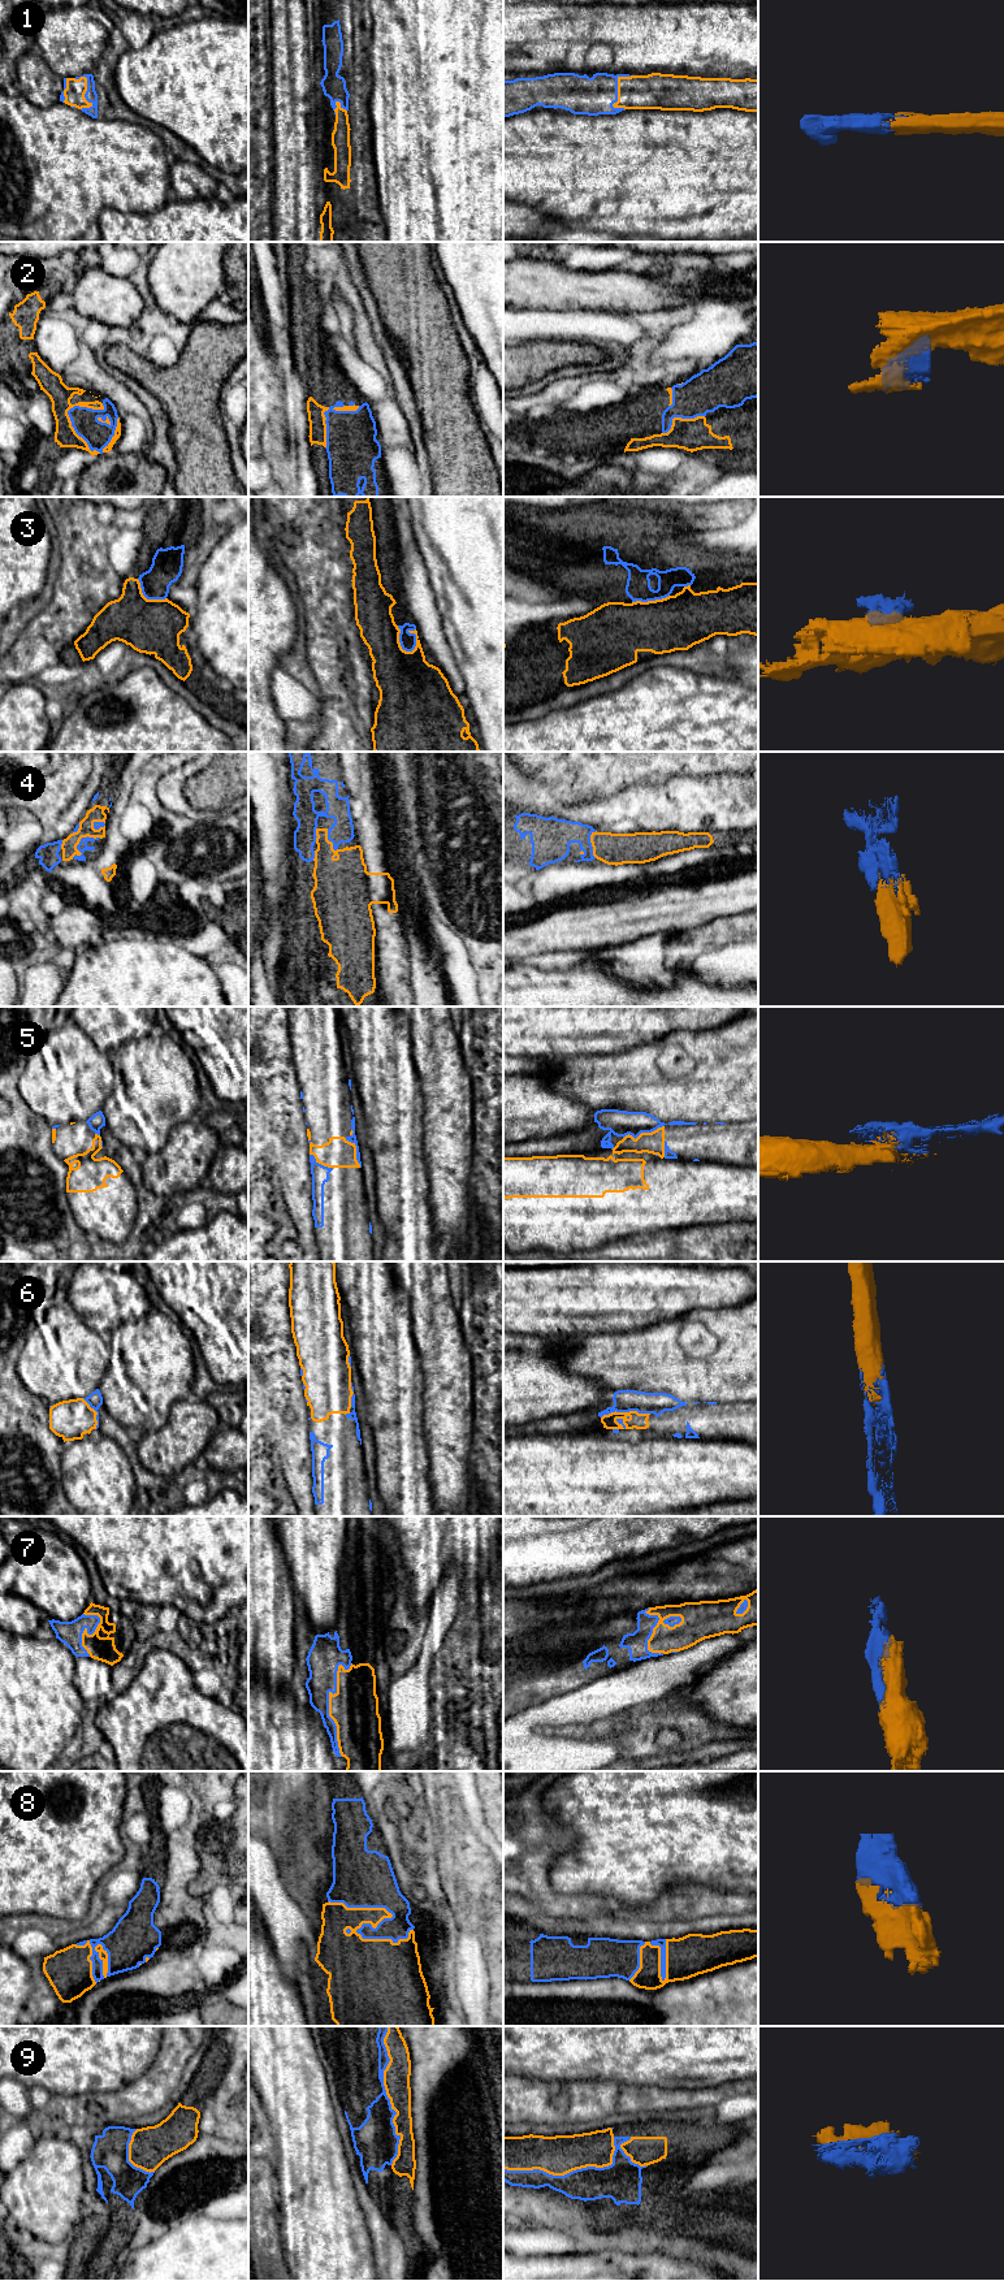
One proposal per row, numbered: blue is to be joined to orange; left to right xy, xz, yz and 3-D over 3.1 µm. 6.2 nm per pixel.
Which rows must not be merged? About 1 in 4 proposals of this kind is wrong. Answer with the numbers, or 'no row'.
3, 5

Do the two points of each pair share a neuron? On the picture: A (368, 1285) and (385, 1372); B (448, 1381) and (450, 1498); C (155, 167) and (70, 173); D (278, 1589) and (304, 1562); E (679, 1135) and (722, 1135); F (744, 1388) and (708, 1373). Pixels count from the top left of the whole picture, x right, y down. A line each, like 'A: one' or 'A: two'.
A: one
B: one
C: one
D: two
E: one
F: one

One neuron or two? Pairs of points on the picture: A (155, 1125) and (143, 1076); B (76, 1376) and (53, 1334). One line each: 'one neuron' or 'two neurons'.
A: one neuron
B: one neuron

